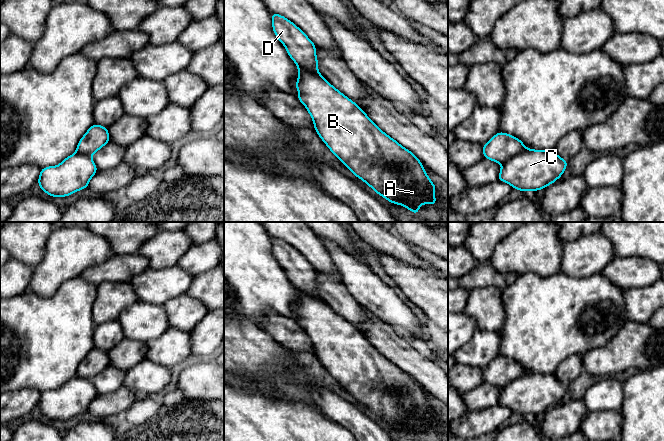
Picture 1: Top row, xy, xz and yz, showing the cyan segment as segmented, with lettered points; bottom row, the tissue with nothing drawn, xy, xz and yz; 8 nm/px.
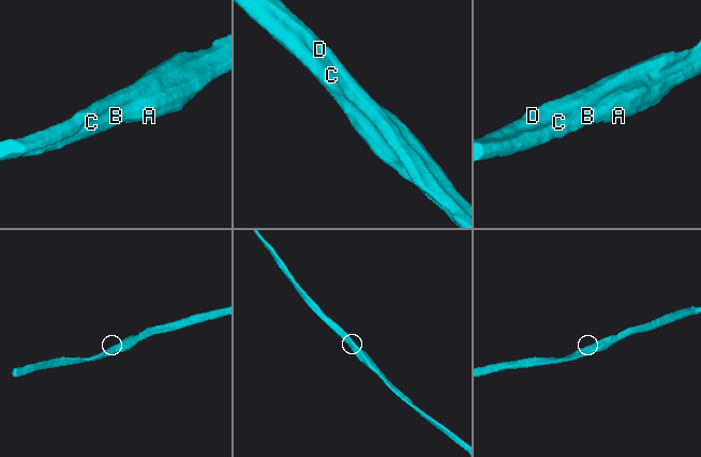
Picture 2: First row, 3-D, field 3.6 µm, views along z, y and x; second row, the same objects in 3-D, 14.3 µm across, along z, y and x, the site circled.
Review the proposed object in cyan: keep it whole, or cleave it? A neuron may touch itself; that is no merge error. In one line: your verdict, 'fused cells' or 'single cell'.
fused cells

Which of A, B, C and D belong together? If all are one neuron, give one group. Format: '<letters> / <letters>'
A B C / D

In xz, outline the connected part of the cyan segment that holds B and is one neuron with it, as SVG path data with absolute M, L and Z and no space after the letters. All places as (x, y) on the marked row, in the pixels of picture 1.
M298 66L298 80L295 87L299 95L297 99L306 107L319 137L331 150L331 152L353 173L354 176L364 181L378 195L387 199L390 203L402 205L414 214L419 215L419 207L422 204L437 205L435 199L436 186L428 177L421 161L408 149L400 145L396 140L384 133L367 114L332 86L321 74L309 71Z

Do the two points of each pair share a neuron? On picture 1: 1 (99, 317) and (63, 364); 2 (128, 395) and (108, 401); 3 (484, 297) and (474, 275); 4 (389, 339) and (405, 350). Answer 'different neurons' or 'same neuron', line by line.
1: different neurons
2: same neuron
3: different neurons
4: same neuron

